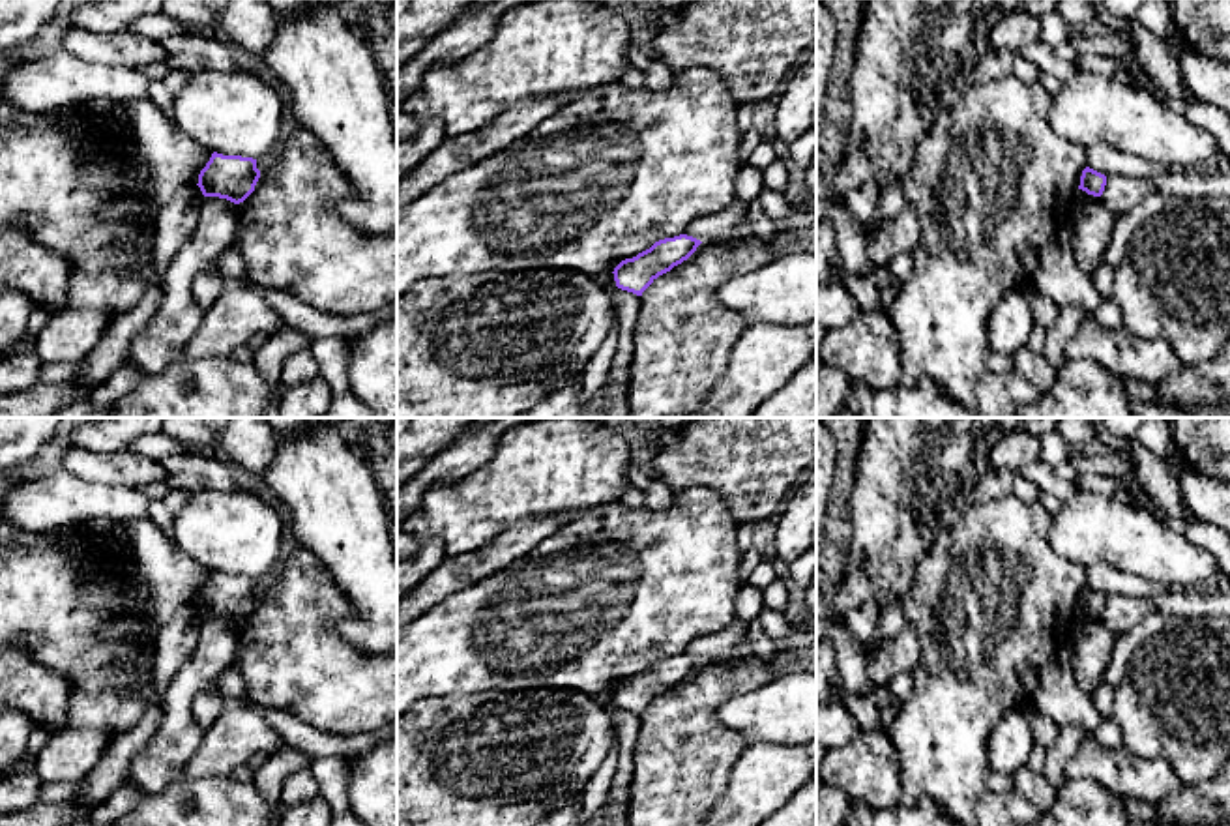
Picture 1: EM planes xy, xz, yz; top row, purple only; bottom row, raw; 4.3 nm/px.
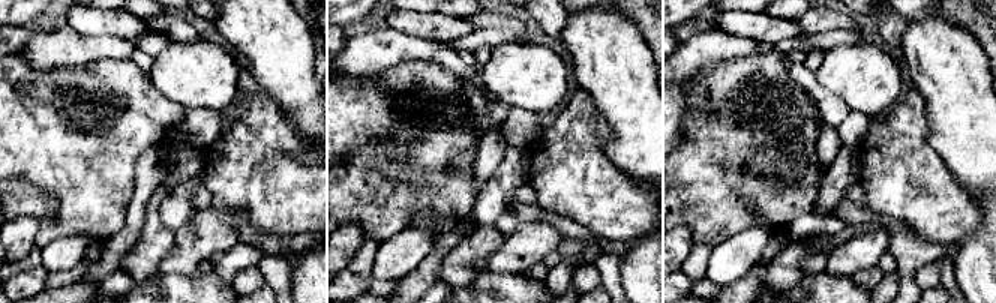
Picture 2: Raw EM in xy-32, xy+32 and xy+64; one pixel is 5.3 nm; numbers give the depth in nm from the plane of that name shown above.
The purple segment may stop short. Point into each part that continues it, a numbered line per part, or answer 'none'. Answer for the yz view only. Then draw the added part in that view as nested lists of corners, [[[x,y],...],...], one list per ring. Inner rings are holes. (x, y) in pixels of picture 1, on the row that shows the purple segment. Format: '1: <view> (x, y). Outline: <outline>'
none

